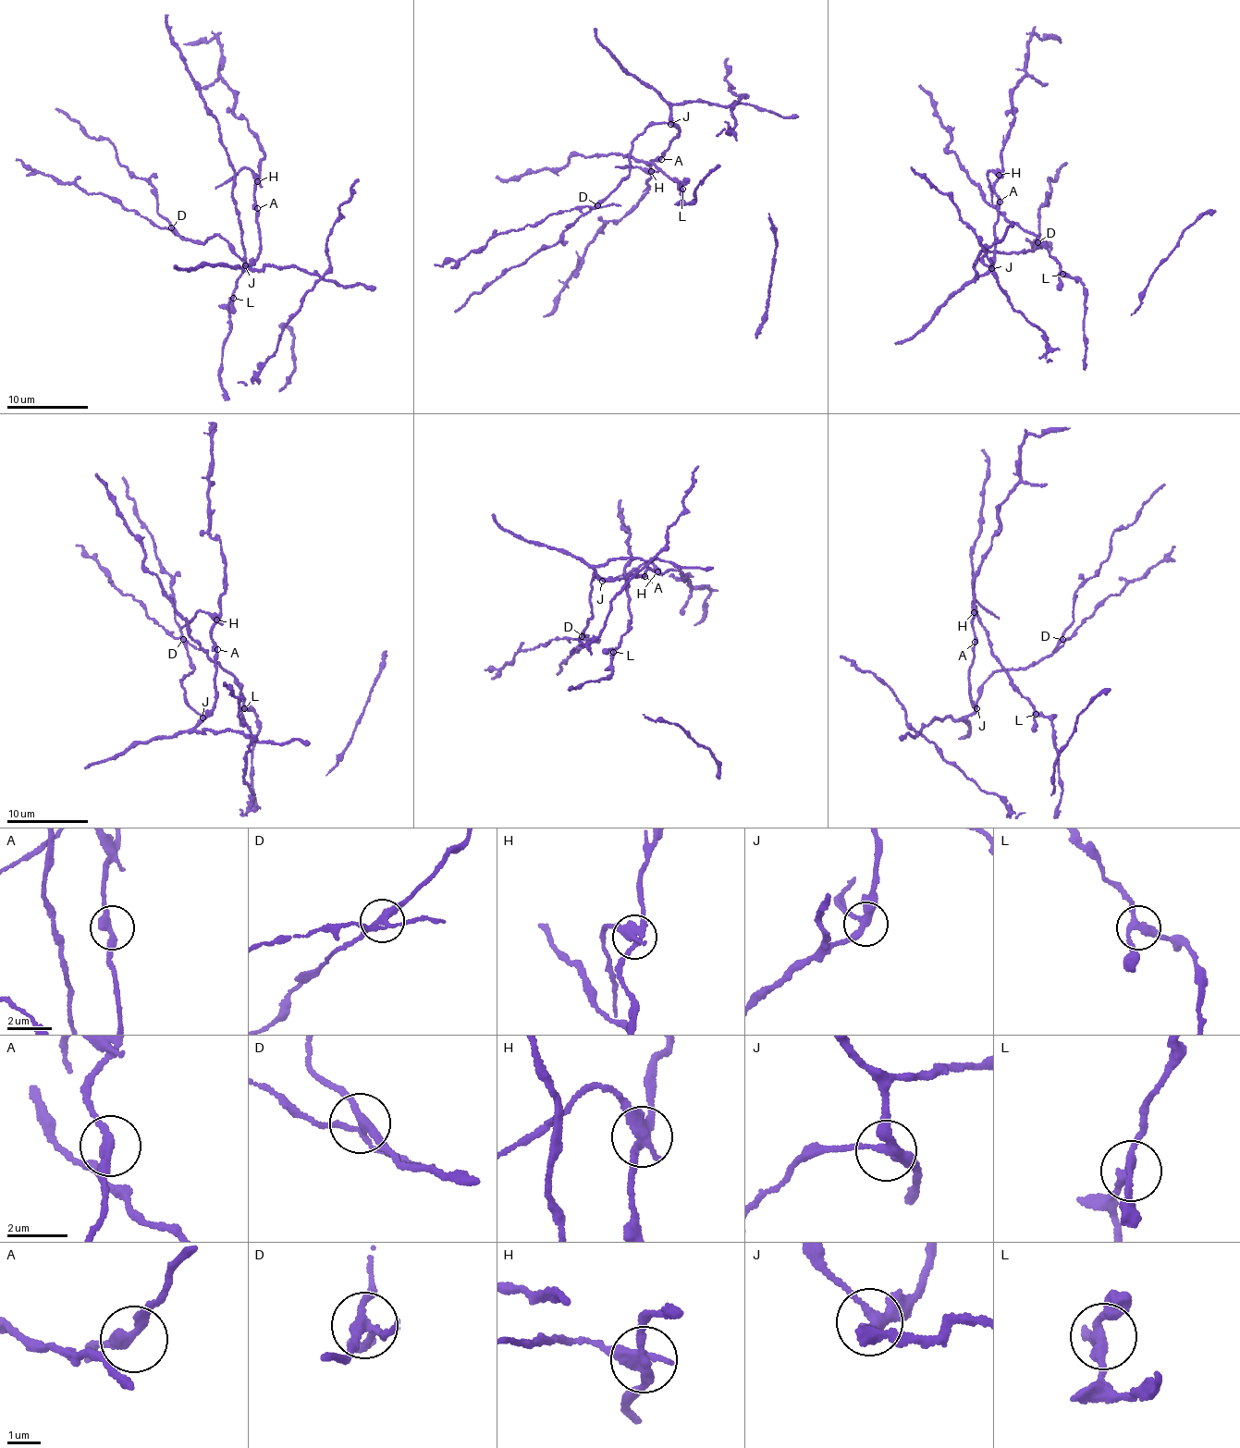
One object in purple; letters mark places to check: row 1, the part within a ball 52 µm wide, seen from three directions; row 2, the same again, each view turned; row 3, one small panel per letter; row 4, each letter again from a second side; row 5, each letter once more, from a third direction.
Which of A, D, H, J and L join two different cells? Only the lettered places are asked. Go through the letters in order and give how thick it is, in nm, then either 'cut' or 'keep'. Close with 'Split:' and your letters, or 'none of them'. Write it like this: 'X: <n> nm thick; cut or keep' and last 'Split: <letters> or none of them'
A: 320 nm thick; keep
D: 240 nm thick; cut
H: 320 nm thick; cut
J: 280 nm thick; keep
L: 260 nm thick; keep
Split: D, H

